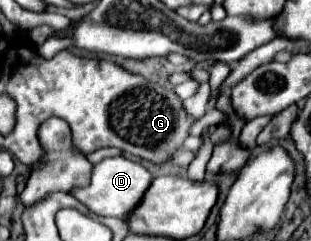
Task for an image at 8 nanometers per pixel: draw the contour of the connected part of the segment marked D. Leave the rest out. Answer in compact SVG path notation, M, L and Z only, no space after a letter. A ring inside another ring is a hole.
M110 157L98 165L94 165L90 185L76 189L72 195L76 199L80 199L84 205L88 205L90 211L96 215L128 219L130 213L140 205L140 201L142 201L146 189L150 187L152 179L154 177L150 175L150 171L146 167L142 167L140 163L134 163L126 157Z

